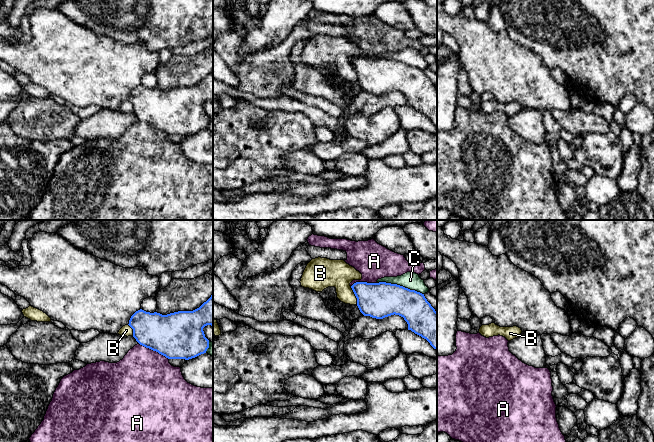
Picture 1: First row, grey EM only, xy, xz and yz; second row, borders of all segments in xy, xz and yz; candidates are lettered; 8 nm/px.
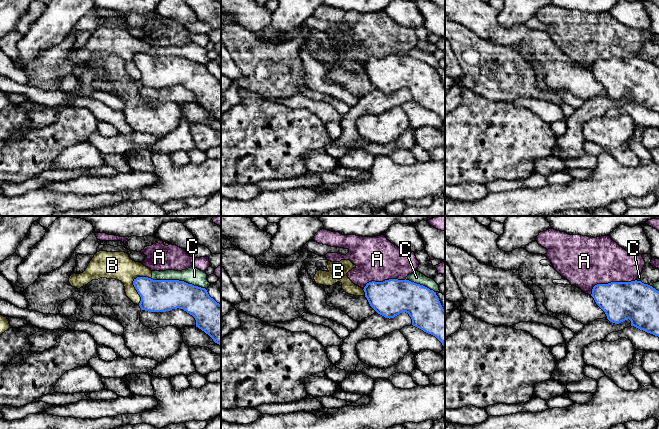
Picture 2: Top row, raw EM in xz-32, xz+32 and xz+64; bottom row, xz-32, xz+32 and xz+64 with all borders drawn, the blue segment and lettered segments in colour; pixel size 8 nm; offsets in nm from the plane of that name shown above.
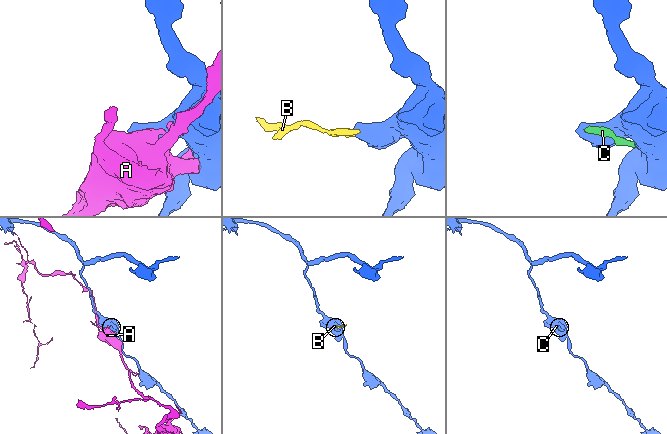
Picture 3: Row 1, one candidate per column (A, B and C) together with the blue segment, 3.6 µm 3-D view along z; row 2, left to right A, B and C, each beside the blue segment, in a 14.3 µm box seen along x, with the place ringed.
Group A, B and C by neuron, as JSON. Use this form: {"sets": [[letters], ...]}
{"sets": [["A"], ["B", "C"]]}

